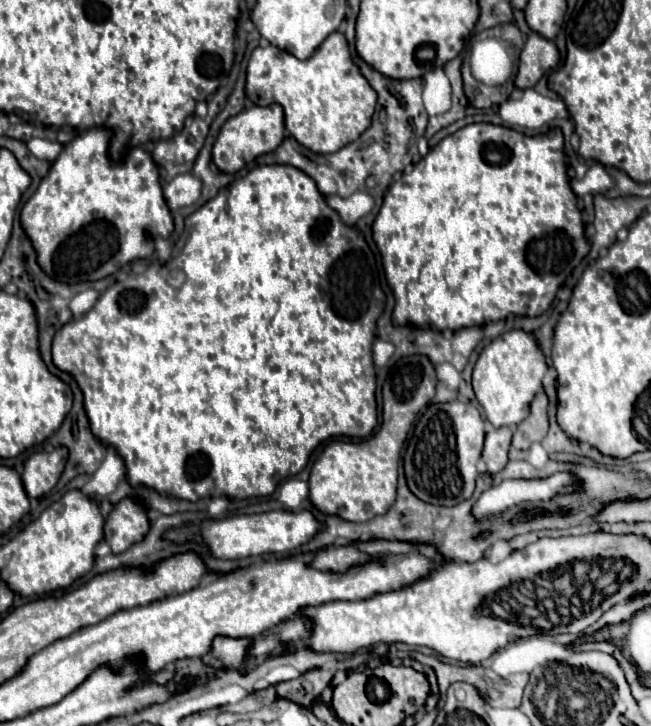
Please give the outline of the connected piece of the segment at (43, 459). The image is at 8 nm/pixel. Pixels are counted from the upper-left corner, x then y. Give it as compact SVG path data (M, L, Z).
M54 448L52 452L36 452L28 458L22 472L28 498L40 498L56 486L66 464L66 454L66 448Z

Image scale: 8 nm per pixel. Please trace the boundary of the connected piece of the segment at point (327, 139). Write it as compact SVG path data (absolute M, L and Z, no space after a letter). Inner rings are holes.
M332 32L306 60L298 60L276 46L258 46L248 60L246 96L258 106L280 104L290 136L320 154L336 152L358 140L370 126L376 106L376 92L360 76L350 58L346 38L340 32Z

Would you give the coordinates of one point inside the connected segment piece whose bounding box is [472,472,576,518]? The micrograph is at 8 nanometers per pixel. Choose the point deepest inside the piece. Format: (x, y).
(510, 493)

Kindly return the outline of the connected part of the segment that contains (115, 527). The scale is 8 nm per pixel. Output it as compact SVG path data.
M124 498L114 506L104 524L104 540L114 554L122 554L132 544L142 542L148 534L148 516L132 498Z

